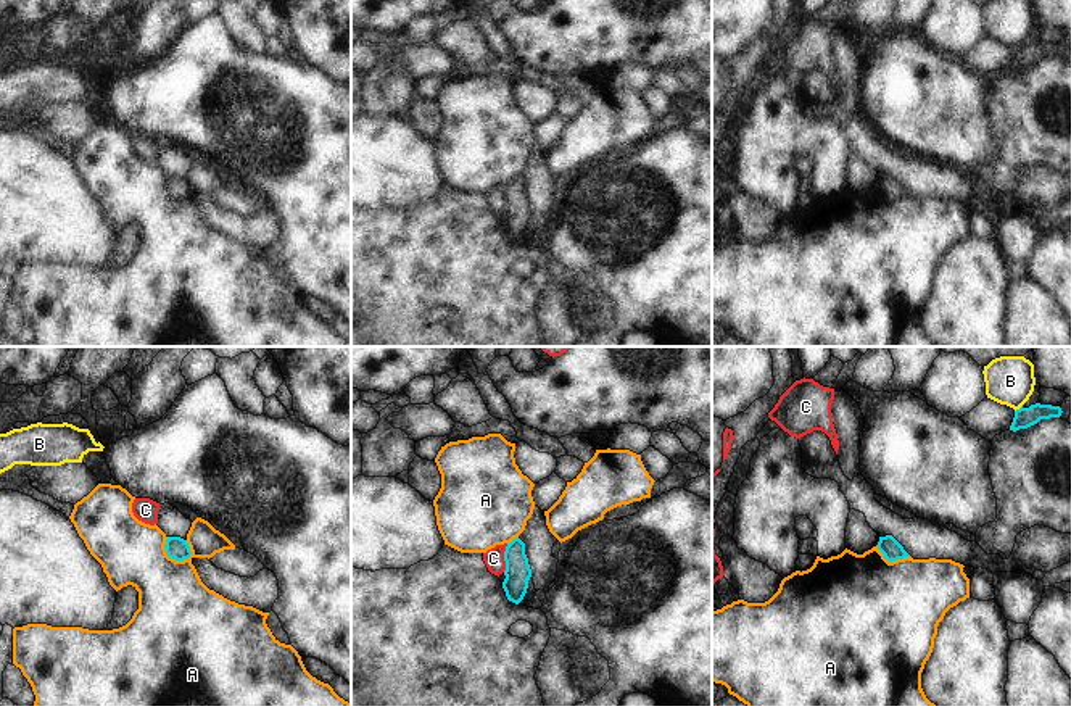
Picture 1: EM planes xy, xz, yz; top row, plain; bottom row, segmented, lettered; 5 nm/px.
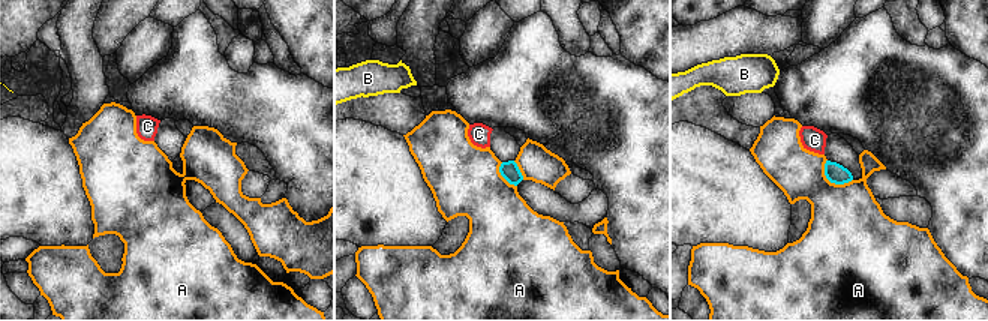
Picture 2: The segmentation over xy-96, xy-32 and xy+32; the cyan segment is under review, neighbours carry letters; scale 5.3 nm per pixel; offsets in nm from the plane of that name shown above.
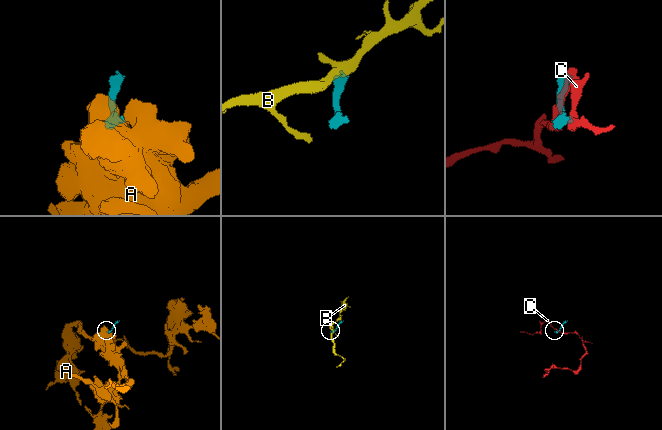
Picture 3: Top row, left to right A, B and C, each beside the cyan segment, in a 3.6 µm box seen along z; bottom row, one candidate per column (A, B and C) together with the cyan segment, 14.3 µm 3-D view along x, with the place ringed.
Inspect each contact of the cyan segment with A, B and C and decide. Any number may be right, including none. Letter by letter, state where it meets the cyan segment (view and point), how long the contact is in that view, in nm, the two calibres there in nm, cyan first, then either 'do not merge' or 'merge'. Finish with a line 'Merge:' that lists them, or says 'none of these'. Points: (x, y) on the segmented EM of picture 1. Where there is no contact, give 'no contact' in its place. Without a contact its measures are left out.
A: contact xy (171, 556); length 160 nm; calibres 120 and 360 nm; do not merge
B: contact yz (1020, 408); length 50 nm; calibres 100 and 240 nm; do not merge
C: contact xz (504, 558); length 150 nm; calibres 130 and 100 nm; do not merge
Merge: none of these

